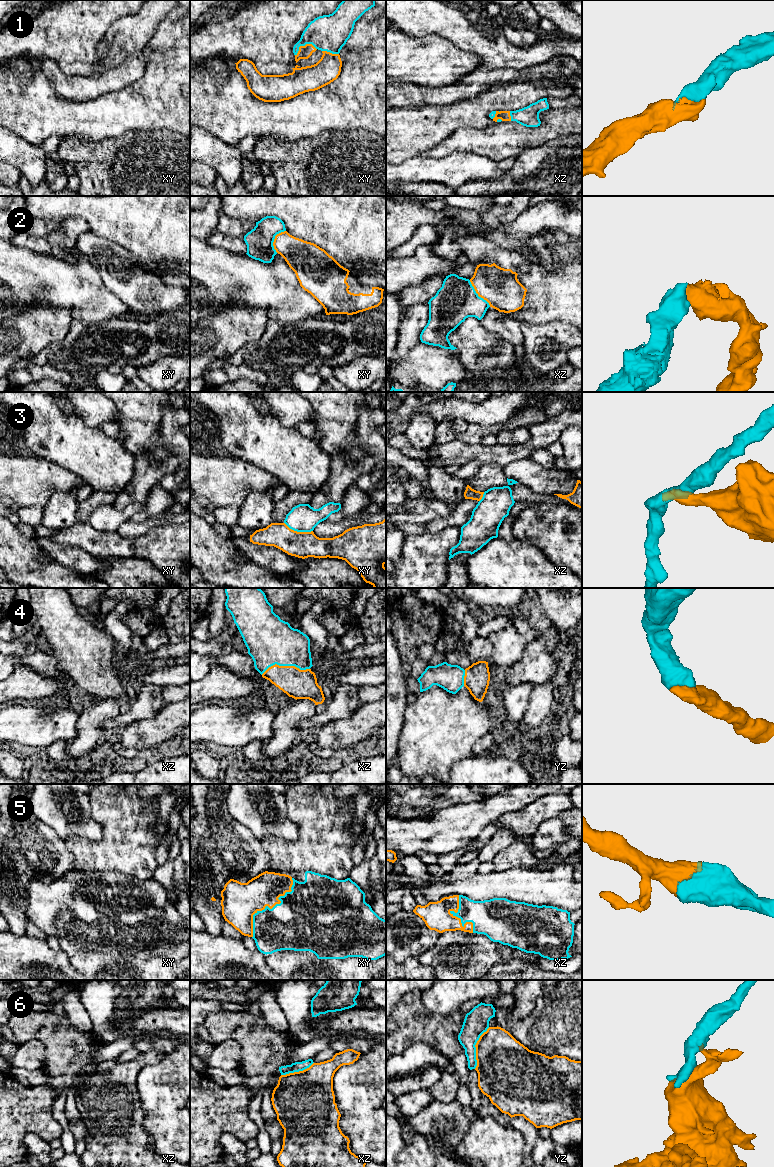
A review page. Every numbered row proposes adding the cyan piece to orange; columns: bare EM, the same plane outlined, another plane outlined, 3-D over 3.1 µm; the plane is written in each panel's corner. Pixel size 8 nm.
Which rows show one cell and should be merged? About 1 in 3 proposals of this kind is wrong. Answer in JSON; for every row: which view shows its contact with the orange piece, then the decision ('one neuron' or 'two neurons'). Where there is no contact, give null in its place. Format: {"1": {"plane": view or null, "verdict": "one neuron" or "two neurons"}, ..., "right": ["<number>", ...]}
{"1": {"plane": "xy", "verdict": "one neuron"}, "2": {"plane": "xz", "verdict": "two neurons"}, "3": {"plane": "xy", "verdict": "two neurons"}, "4": {"plane": "xz", "verdict": "one neuron"}, "5": {"plane": "xy", "verdict": "one neuron"}, "6": {"plane": "yz", "verdict": "two neurons"}, "right": ["1", "4", "5"]}

